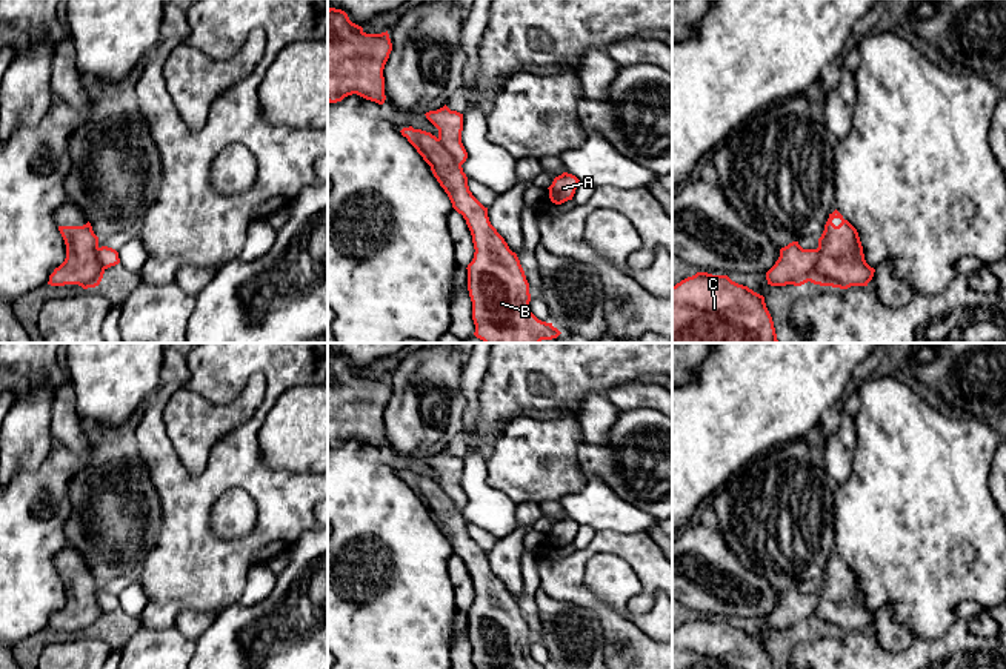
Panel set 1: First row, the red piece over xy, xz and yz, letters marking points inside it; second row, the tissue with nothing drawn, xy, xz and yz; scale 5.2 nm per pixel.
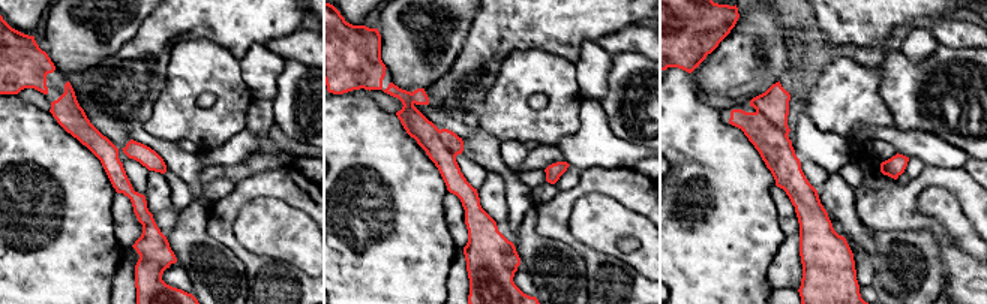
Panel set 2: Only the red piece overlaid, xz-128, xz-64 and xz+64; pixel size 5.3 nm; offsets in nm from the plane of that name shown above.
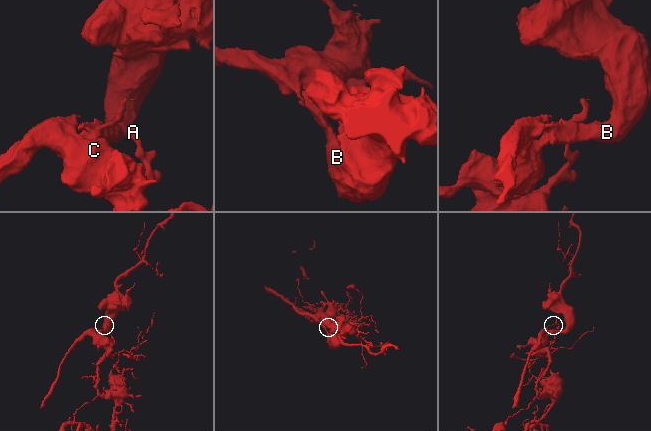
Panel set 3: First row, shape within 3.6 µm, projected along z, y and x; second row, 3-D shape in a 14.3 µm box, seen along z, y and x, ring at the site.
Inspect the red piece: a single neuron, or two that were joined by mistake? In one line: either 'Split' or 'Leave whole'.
Leave whole

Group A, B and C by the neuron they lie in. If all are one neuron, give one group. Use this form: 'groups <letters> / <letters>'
groups A B C

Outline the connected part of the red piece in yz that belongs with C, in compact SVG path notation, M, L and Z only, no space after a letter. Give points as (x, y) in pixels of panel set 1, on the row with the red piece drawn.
M697 272L672 286L672 343L778 343L764 297L728 275Z

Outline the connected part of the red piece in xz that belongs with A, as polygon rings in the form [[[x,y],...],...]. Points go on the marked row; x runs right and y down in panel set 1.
[[[563,172],[555,177],[549,189],[549,198],[555,205],[561,205],[568,200],[572,200],[575,189],[578,186],[578,178],[572,174]]]

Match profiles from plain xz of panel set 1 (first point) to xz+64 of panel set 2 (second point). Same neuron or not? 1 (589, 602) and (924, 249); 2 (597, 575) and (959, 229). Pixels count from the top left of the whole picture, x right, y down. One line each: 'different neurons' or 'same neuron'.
1: different neurons
2: same neuron

